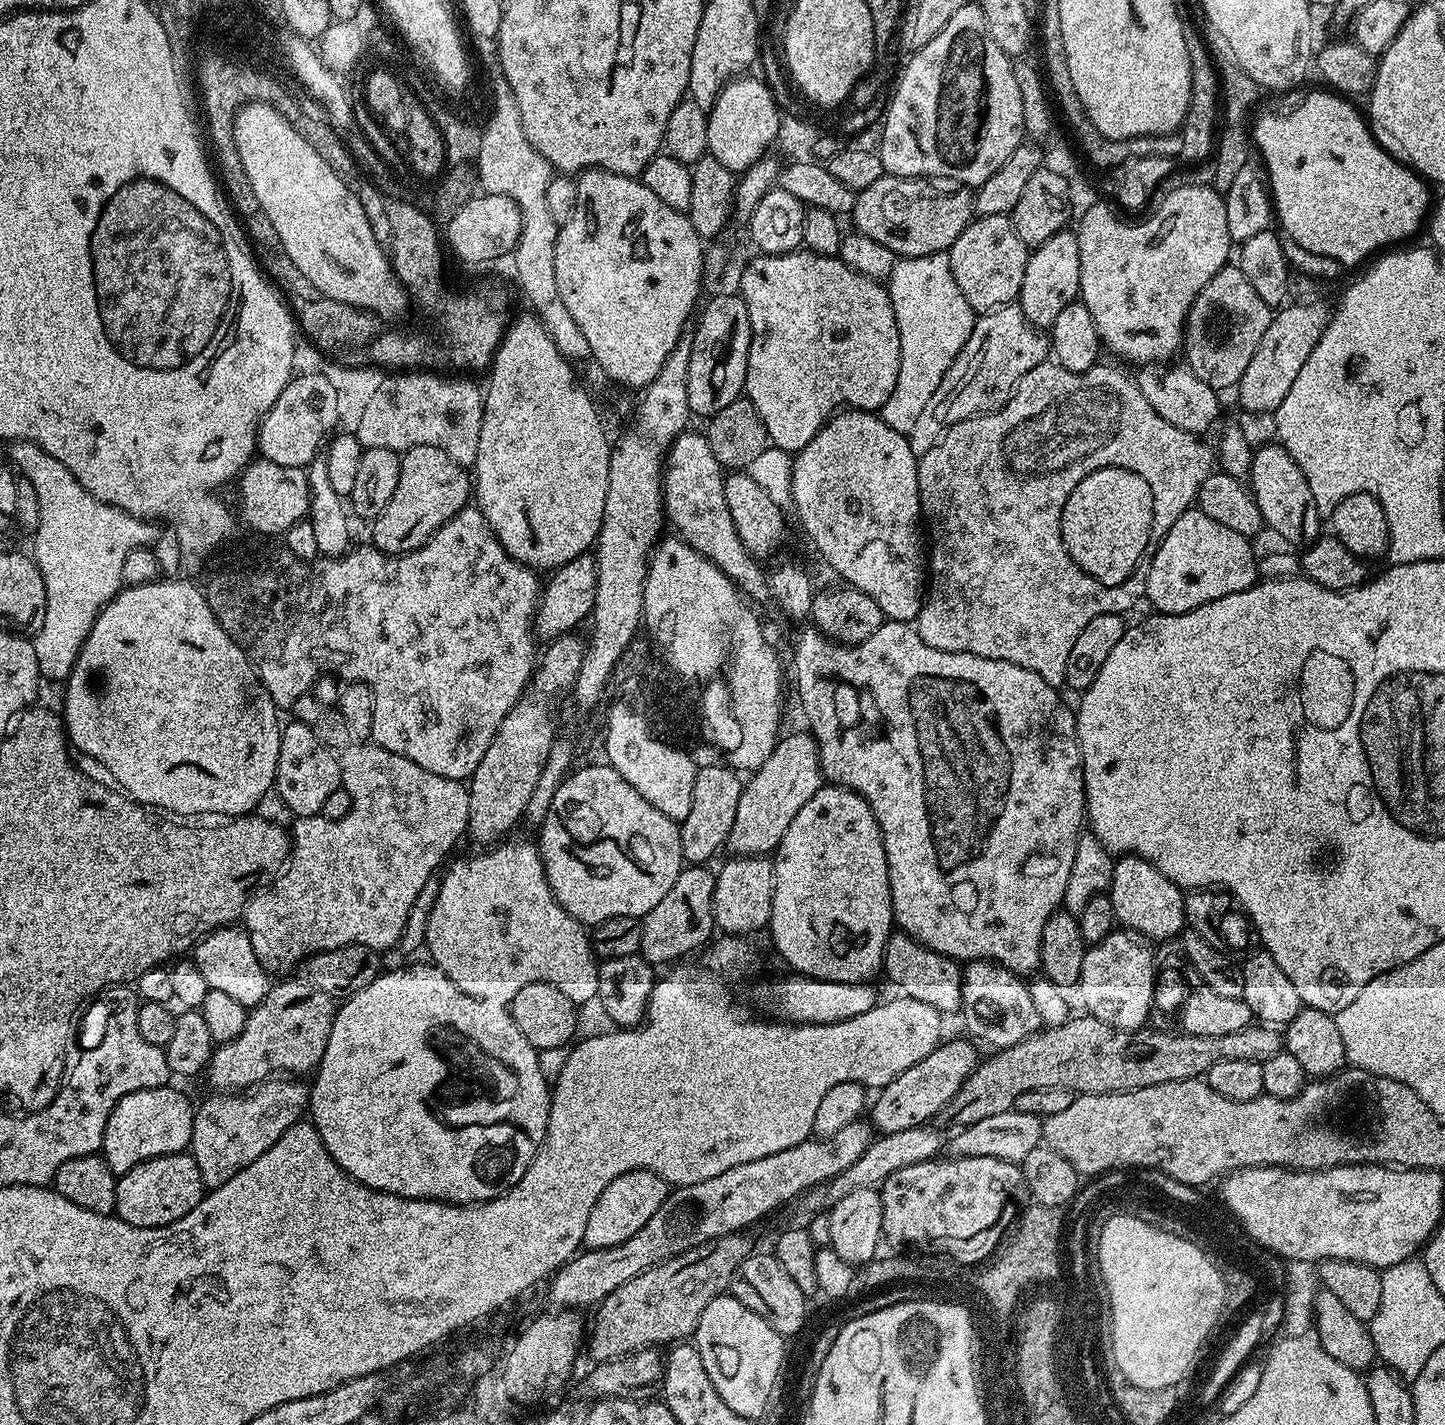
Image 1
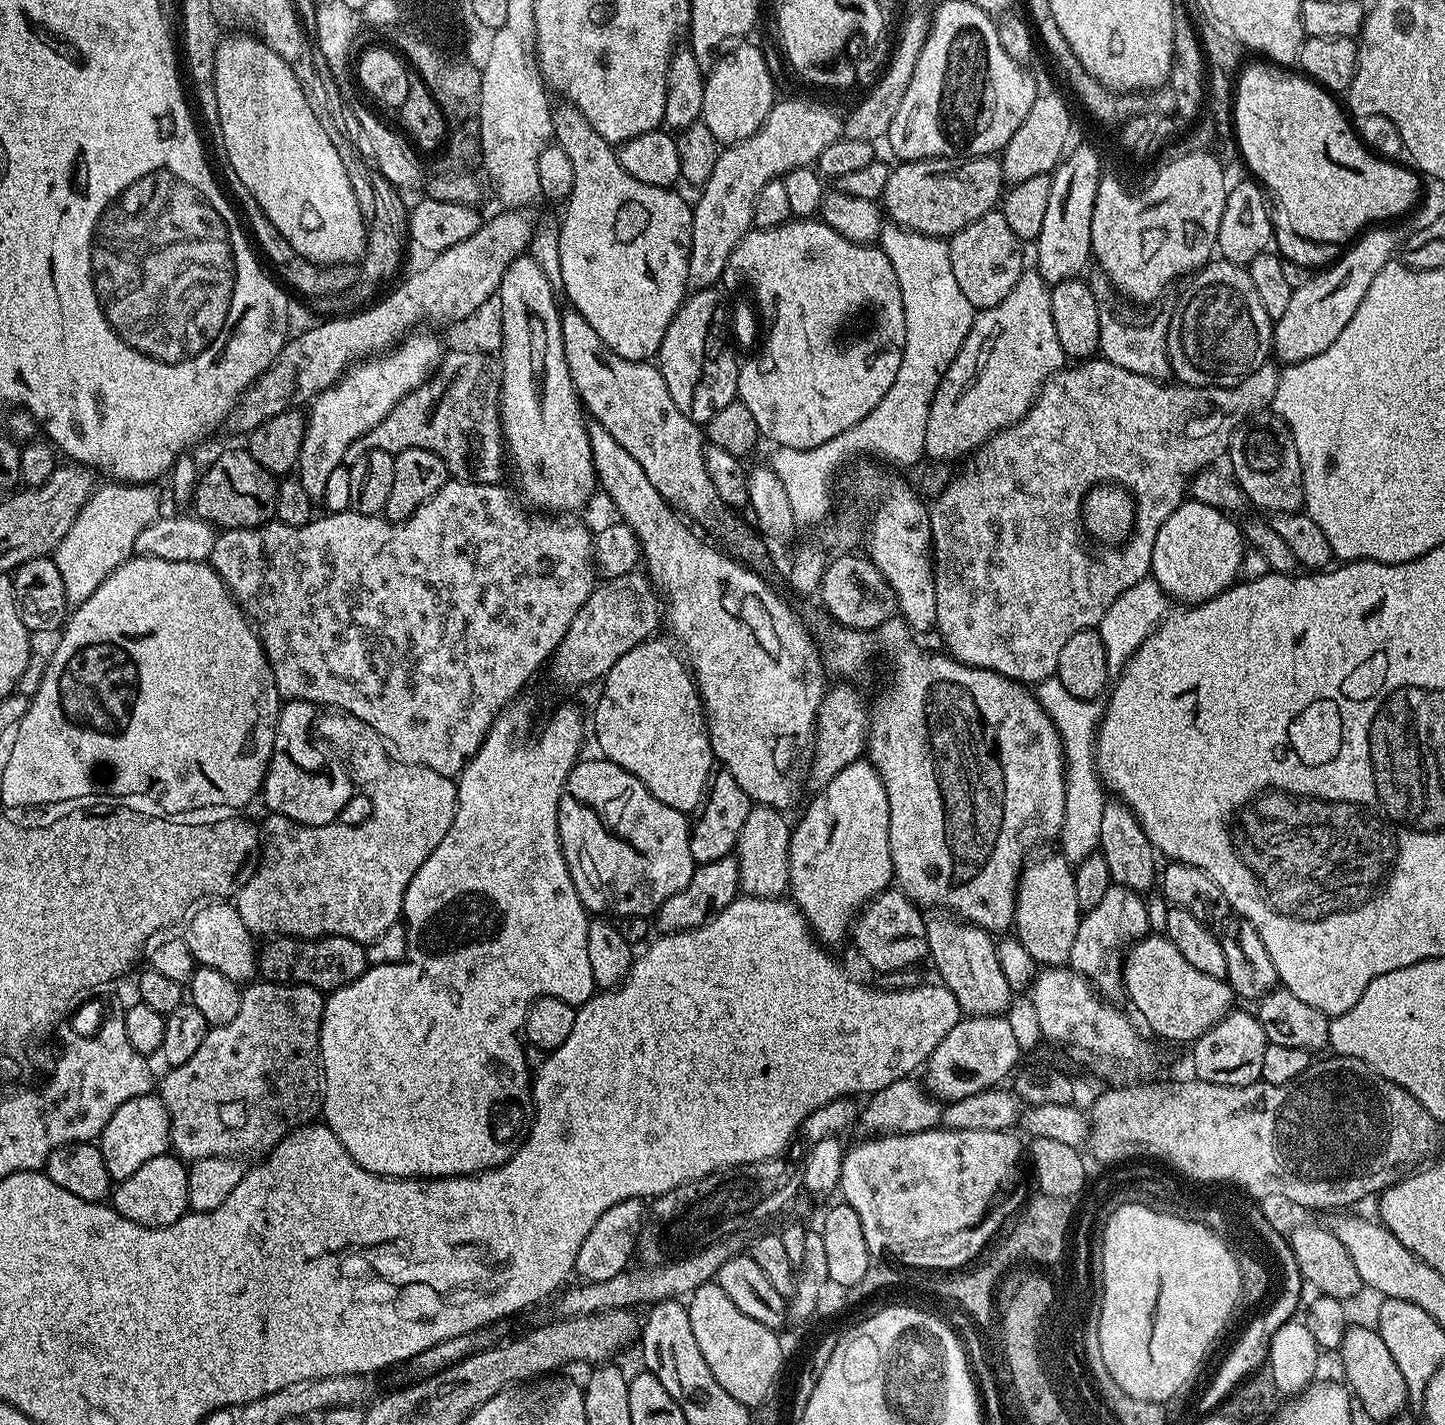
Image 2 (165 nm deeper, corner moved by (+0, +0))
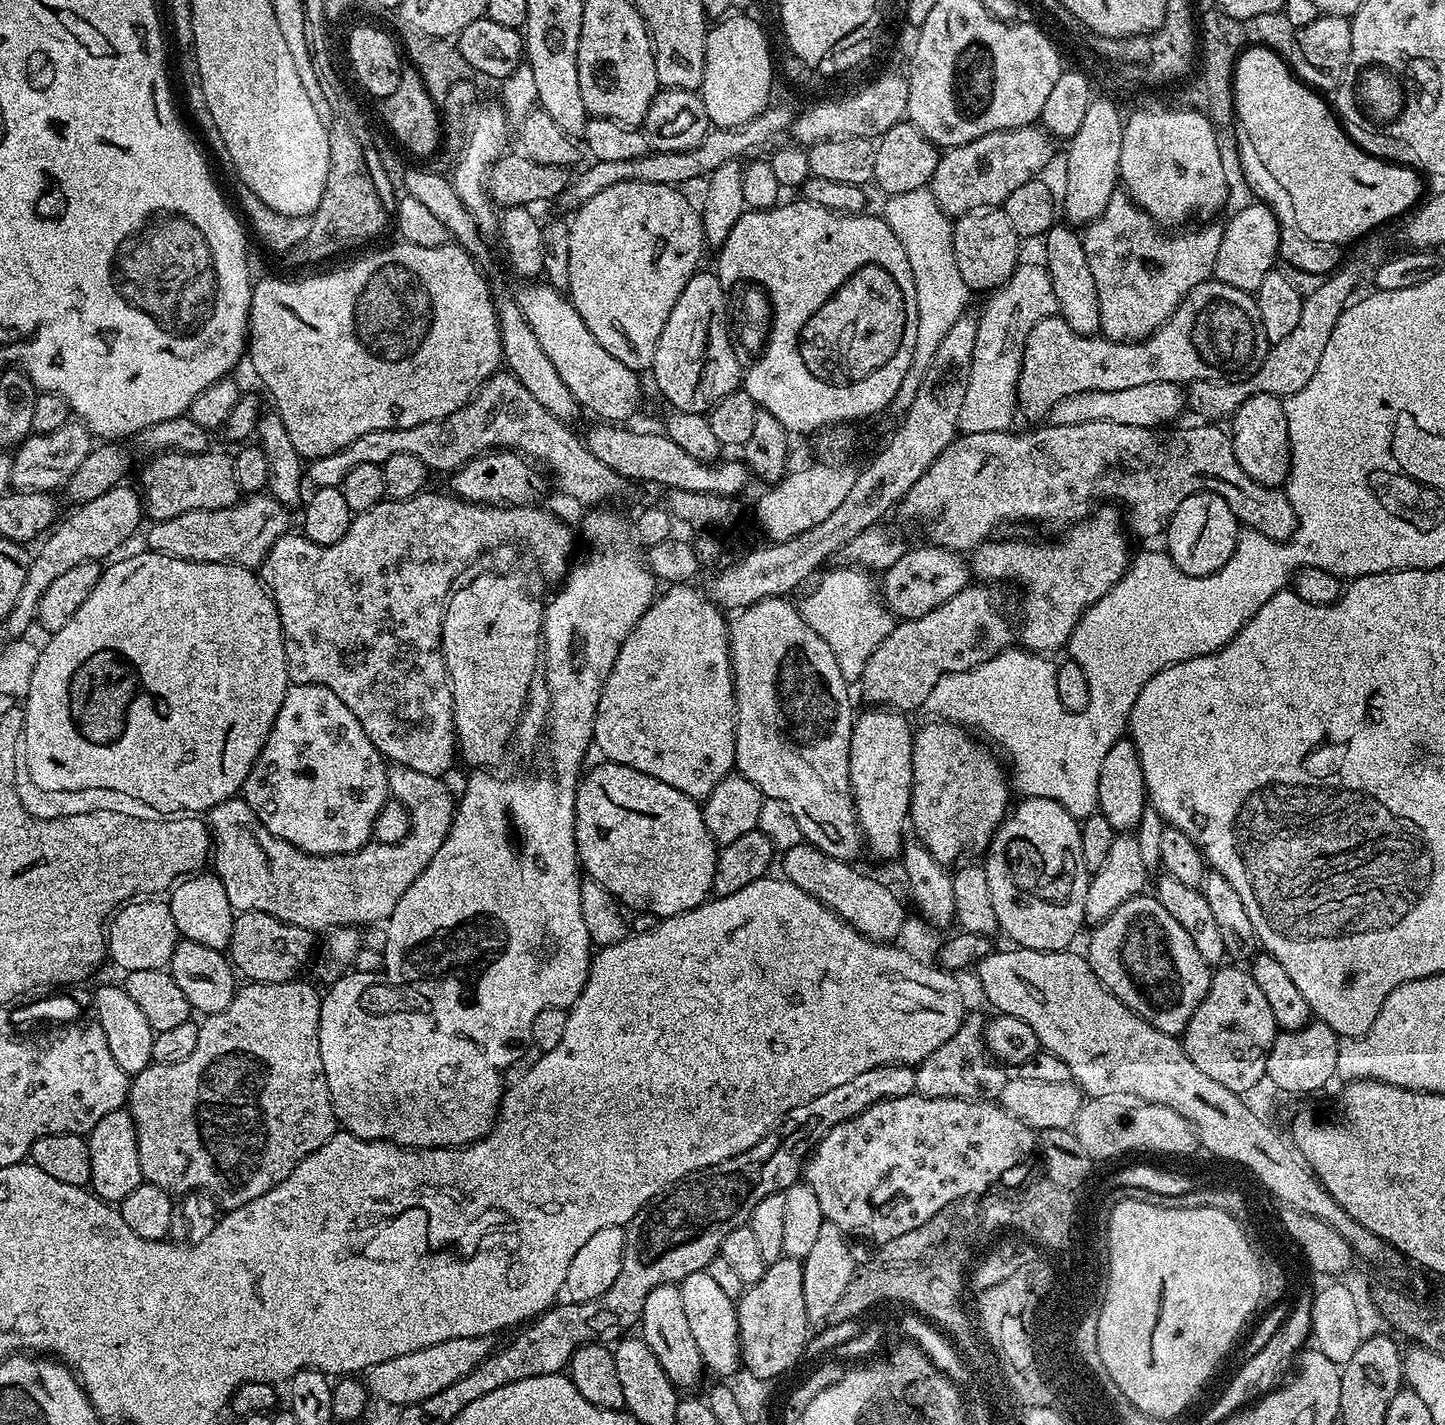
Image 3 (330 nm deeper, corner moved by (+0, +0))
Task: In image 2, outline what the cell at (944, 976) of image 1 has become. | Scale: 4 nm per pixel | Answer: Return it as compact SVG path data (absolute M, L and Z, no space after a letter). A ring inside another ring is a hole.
M885 890L864 905L854 921L850 936L856 939L860 956L876 972L902 970L929 959L926 942L926 920L921 909L899 890Z

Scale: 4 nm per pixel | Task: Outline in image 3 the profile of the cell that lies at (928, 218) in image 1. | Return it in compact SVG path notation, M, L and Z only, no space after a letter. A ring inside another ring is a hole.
M1040 126L998 130L943 153L932 175L931 189L940 209L950 218L999 208L1025 182L1037 179L1052 160L1049 133Z

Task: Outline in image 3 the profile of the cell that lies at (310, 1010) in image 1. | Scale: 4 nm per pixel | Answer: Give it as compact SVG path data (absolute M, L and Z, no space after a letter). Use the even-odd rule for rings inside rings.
M297 978L281 984L248 982L237 987L236 996L230 1002L230 1006L226 1006L226 1010L203 1017L198 1030L198 1043L187 1058L182 1058L182 1062L173 1064L151 1063L146 1070L131 1077L126 1108L132 1113L132 1121L136 1127L140 1174L147 1183L163 1188L169 1194L207 1193L224 1210L246 1206L246 1202L254 1202L254 1198L262 1198L262 1194L274 1190L274 1186L278 1186L278 1182L288 1177L290 1170L294 1170L294 1166L298 1166L302 1158L318 1150L318 1146L322 1146L337 1132L338 1121L332 1109L332 1099L326 1082L326 1070L322 1066L322 1050L318 1042L322 996L319 991L316 993L315 983L312 983L313 985L303 984L302 980Z

